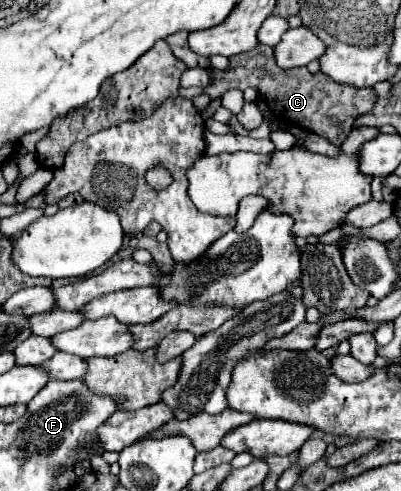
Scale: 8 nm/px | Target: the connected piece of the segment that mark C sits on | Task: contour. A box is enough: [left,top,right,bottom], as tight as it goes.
[204,45,376,147]

